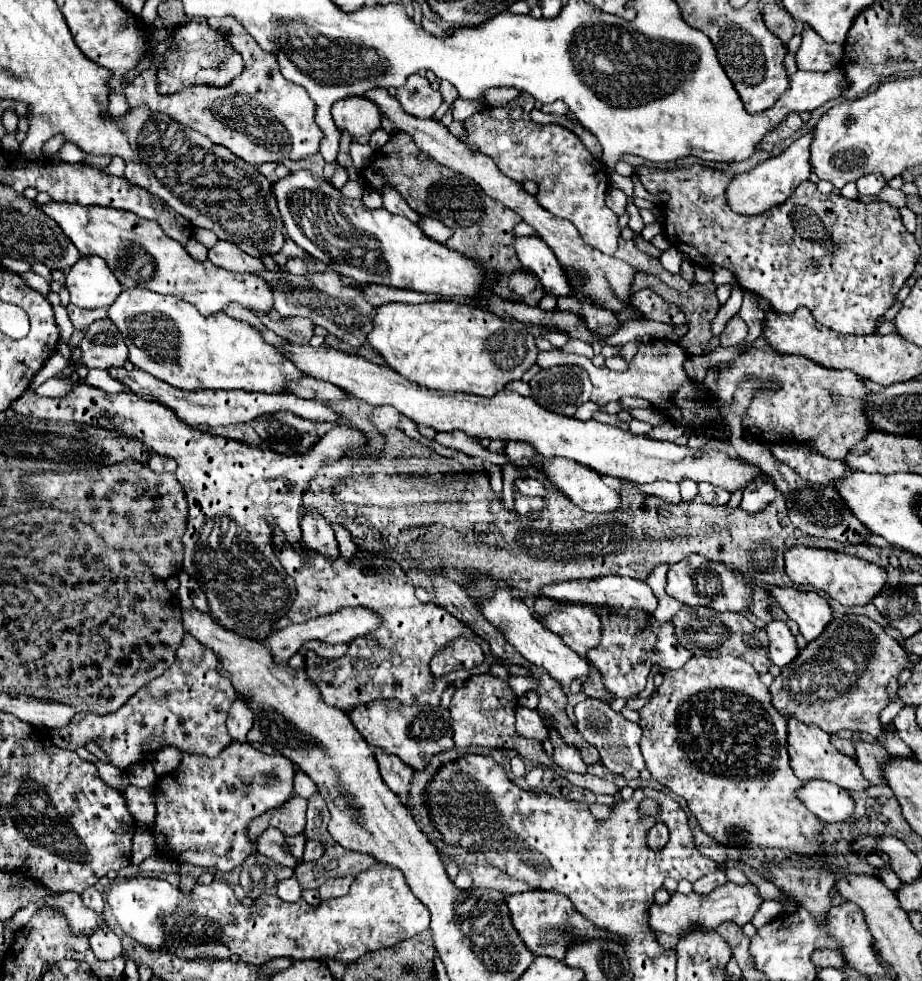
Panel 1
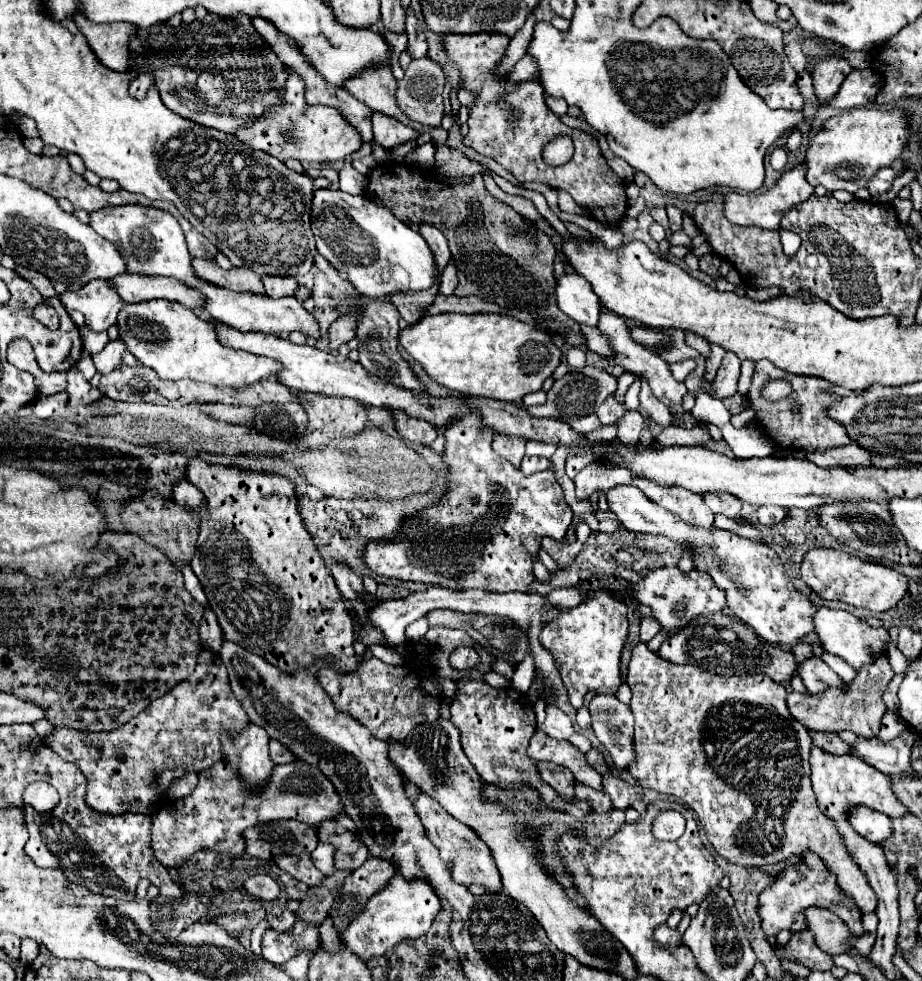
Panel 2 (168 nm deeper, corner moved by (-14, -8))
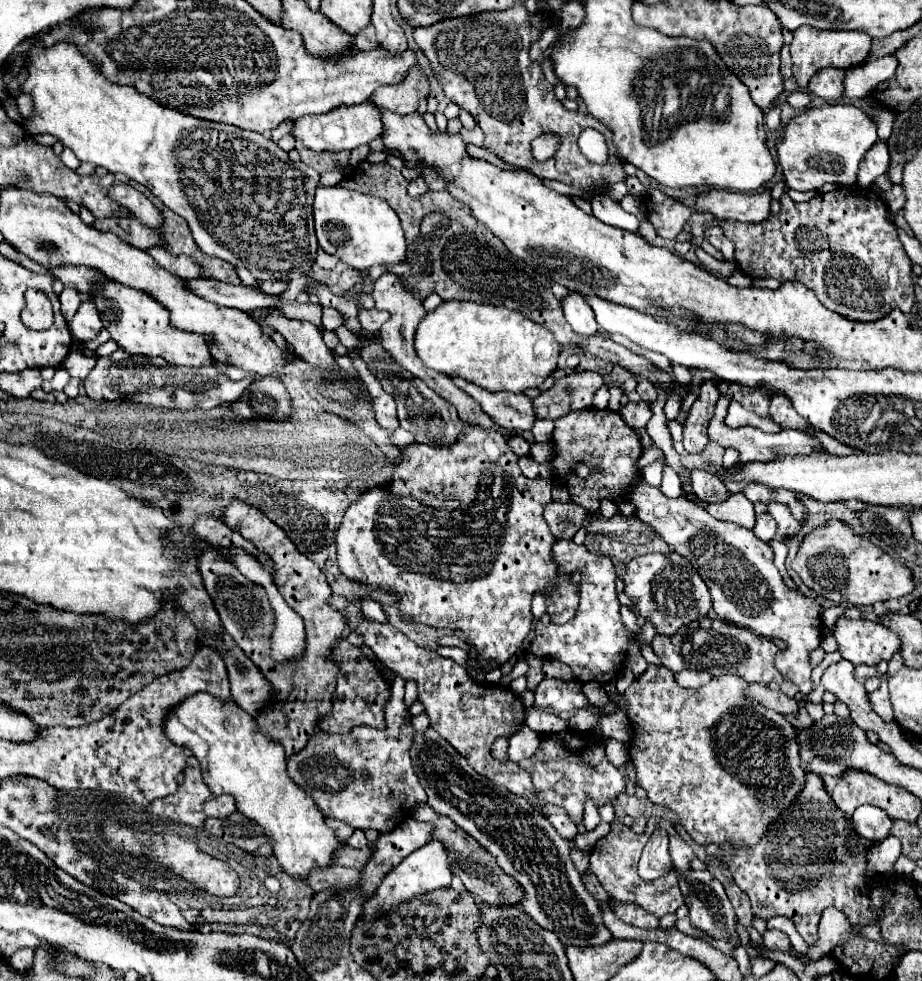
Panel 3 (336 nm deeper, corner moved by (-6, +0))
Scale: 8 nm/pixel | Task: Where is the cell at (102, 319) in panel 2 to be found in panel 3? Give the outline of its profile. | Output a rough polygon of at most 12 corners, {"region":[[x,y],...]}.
{"region":[[84,300],[68,326],[78,340],[102,330],[94,302]]}

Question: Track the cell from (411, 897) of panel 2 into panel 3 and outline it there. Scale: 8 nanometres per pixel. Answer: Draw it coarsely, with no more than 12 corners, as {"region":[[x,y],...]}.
{"region":[[434,838],[384,876],[364,922],[450,886],[452,862]]}

